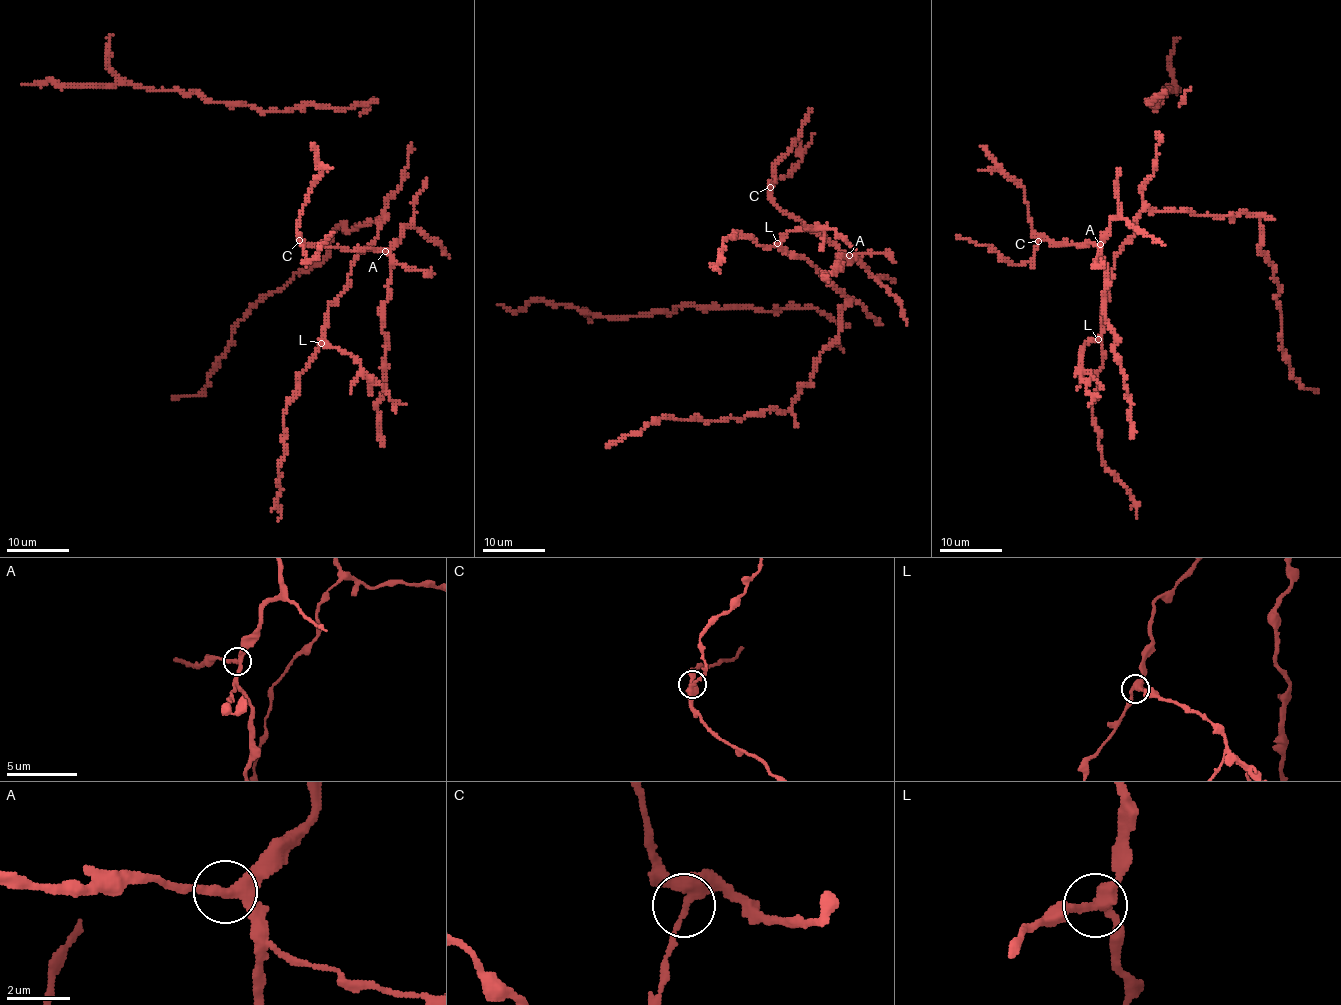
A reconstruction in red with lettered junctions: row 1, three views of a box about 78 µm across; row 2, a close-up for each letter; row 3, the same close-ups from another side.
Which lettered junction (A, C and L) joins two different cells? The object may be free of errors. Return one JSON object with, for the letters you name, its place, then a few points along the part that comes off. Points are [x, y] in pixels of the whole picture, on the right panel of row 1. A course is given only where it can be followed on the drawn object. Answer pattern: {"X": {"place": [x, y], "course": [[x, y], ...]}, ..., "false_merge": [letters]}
{"C": {"place": [1038, 241], "course": [[1038, 241], [1030, 261], [1011, 264], [994, 249], [956, 235]]}, "false_merge": ["C"]}

